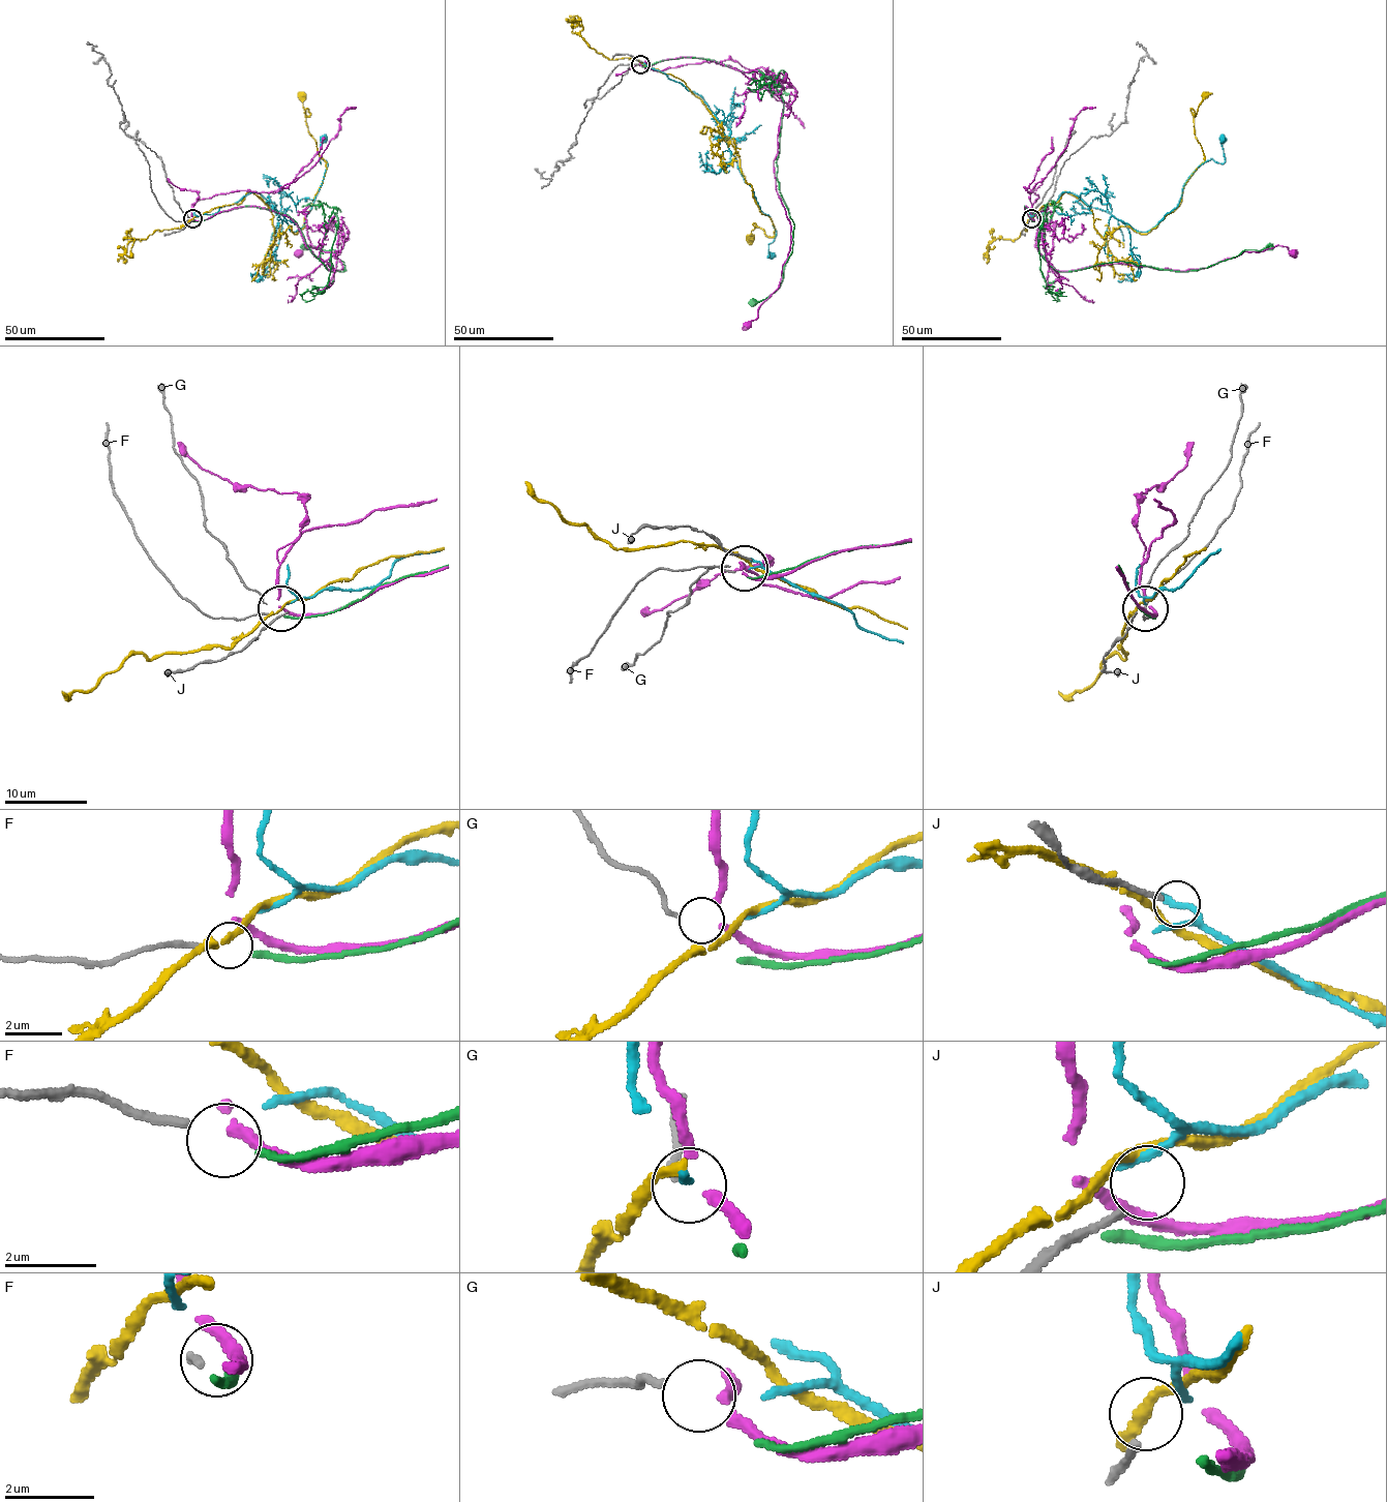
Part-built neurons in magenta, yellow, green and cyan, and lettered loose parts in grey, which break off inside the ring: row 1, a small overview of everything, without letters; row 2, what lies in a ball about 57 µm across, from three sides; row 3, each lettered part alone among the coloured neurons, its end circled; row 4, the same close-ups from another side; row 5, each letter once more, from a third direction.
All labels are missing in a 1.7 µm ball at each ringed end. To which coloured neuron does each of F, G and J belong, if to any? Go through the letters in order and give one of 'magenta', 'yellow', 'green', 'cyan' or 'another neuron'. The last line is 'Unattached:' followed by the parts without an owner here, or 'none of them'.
F: green
G: magenta
J: another neuron
Unattached: J

